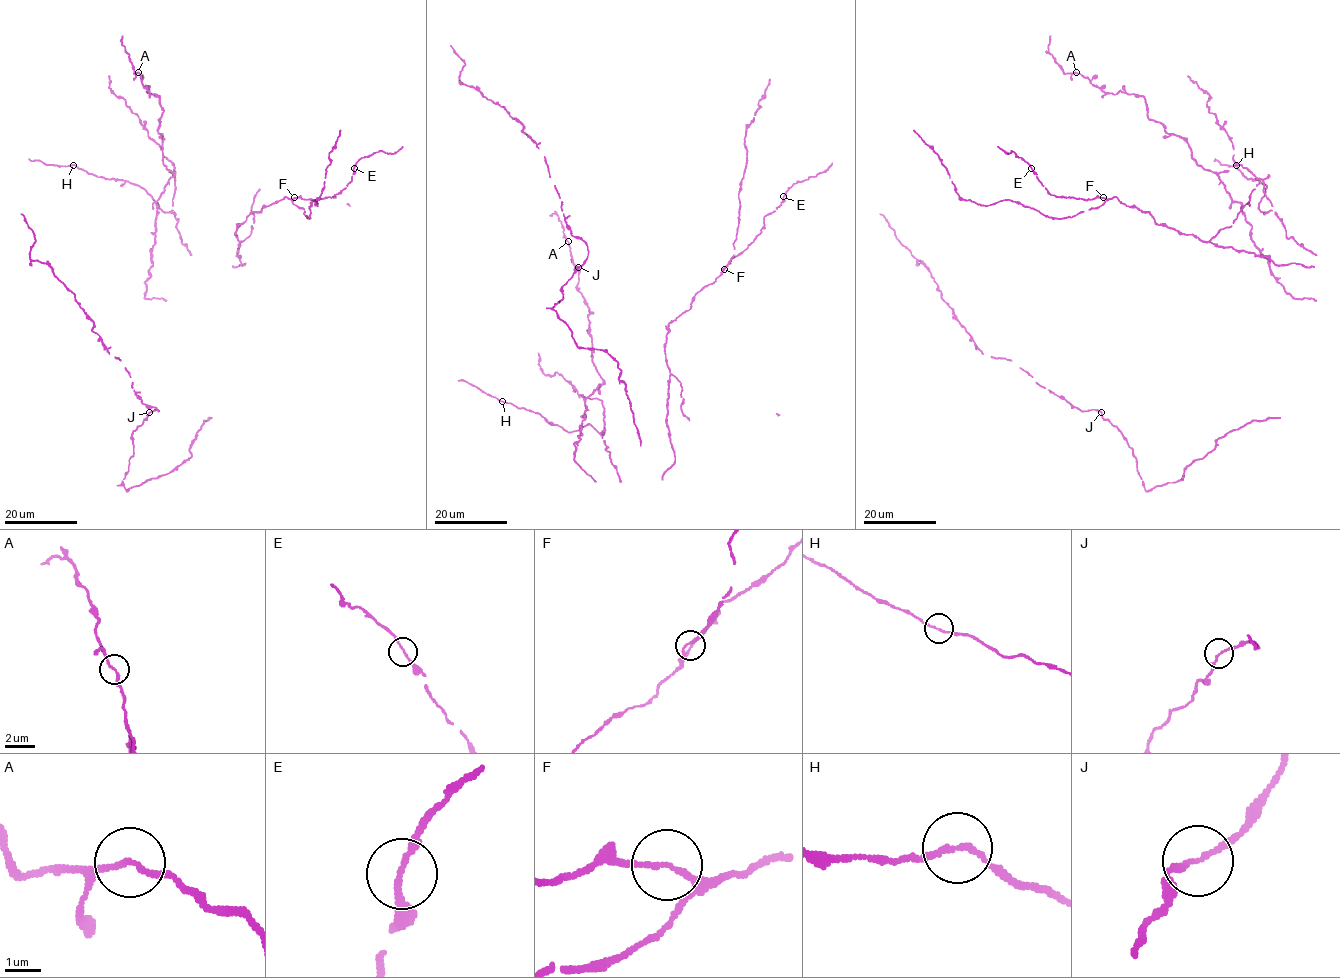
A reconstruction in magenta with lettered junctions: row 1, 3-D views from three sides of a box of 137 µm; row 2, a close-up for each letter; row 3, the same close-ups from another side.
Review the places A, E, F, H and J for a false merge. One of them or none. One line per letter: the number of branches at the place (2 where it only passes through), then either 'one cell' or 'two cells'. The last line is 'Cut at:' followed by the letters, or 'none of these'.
A: 2 | one cell
E: 2 | one cell
F: 2 | one cell
H: 2 | one cell
J: 2 | one cell
Cut at: none of these

